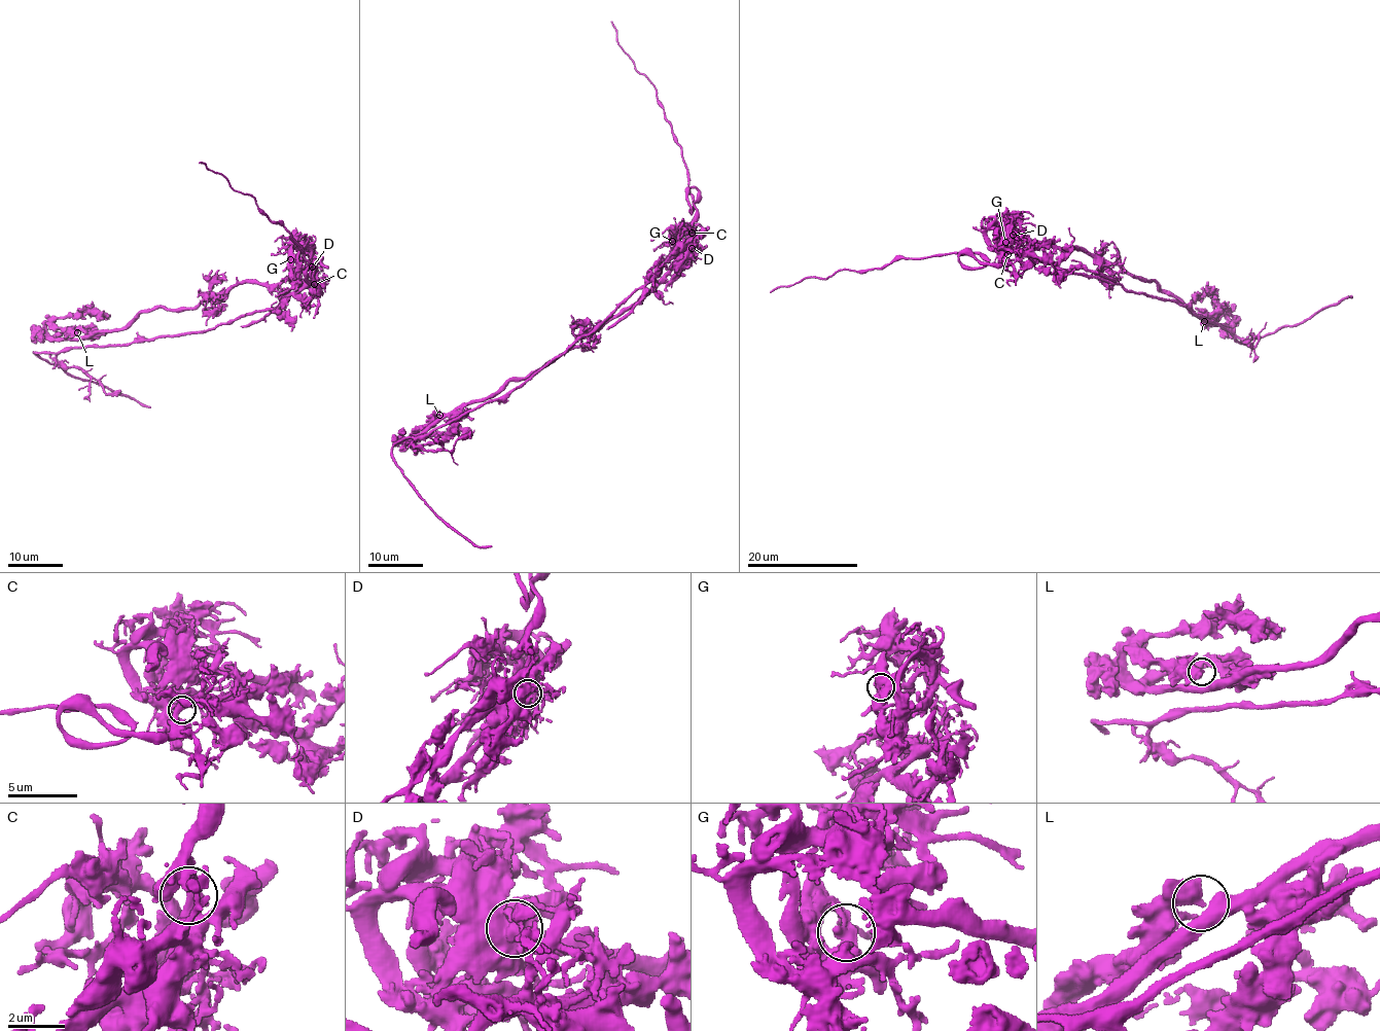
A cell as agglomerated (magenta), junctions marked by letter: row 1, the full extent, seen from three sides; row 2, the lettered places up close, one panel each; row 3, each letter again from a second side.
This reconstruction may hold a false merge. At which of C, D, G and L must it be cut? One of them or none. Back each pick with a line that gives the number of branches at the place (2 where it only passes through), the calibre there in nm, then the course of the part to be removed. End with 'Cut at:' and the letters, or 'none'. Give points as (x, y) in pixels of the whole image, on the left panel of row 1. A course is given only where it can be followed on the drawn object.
D: branches 2; calibre 440 nm; course (312, 267), (314, 281), (277, 306), (201, 332), (35, 352), (75, 378), (150, 407)
Cut at: D

